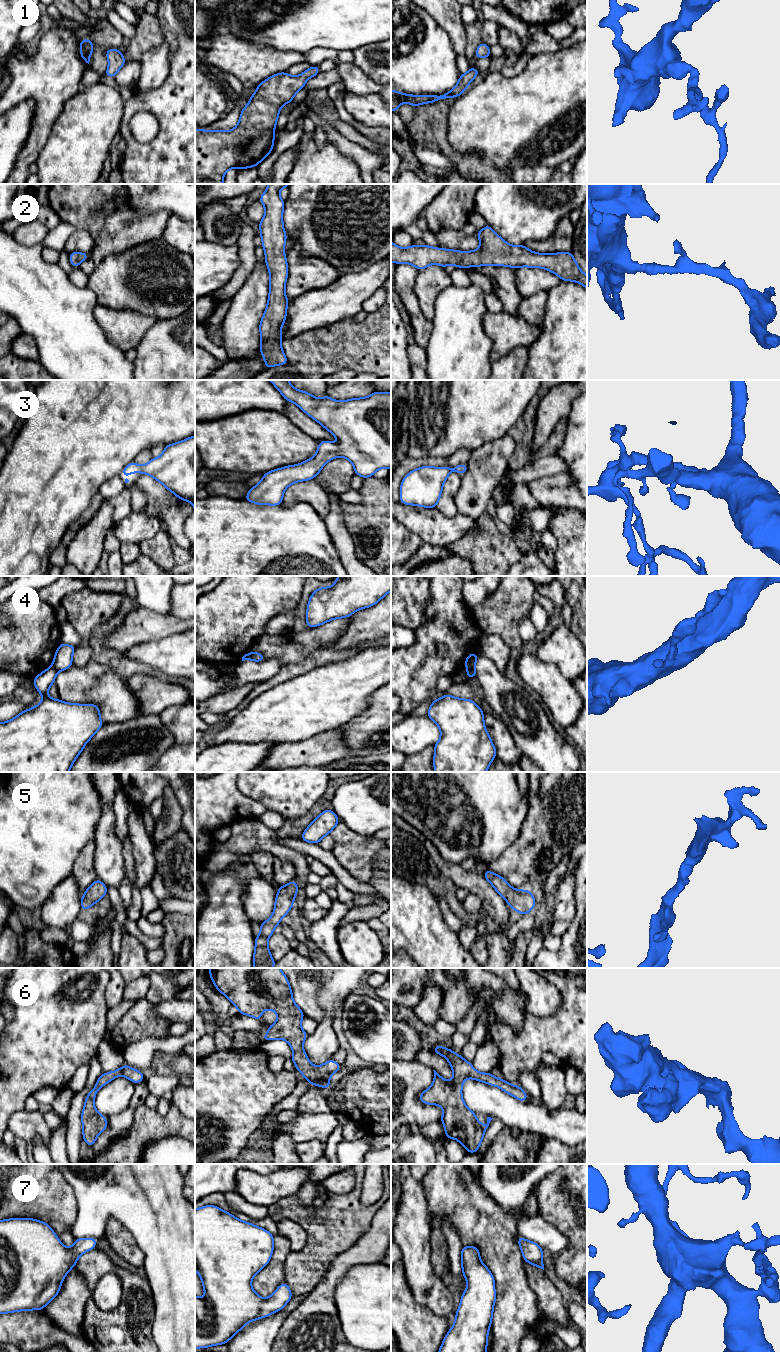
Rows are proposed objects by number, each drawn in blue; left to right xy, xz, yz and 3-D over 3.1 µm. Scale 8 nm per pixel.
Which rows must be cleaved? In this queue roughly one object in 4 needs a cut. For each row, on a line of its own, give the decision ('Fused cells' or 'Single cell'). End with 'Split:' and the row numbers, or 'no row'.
1: Single cell
2: Single cell
3: Single cell
4: Fused cells
5: Single cell
6: Single cell
7: Single cell
Split: 4

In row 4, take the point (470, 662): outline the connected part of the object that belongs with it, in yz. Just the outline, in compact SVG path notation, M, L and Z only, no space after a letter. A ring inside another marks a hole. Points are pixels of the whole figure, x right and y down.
M476 652L470 653L464 662L465 668L467 669L475 668L477 657L478 657L478 654Z

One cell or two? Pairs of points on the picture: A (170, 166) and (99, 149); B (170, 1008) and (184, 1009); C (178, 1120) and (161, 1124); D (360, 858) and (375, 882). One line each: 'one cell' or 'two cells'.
A: two cells
B: one cell
C: one cell
D: two cells

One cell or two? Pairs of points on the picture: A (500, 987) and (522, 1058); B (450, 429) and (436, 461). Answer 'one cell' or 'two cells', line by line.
A: two cells
B: two cells

